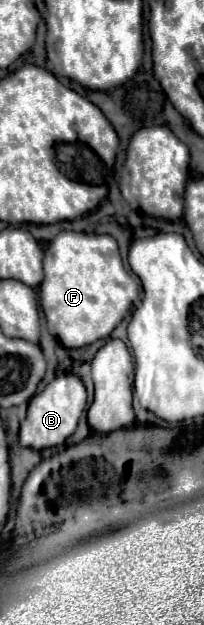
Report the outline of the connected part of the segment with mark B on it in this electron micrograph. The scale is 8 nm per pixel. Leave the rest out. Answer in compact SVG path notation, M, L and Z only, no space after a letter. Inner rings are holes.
M58 375L54 381L50 381L40 393L36 393L30 399L28 405L28 417L20 425L20 445L30 449L46 449L46 447L58 447L76 431L78 419L82 411L86 409L86 387L84 383L74 375Z

